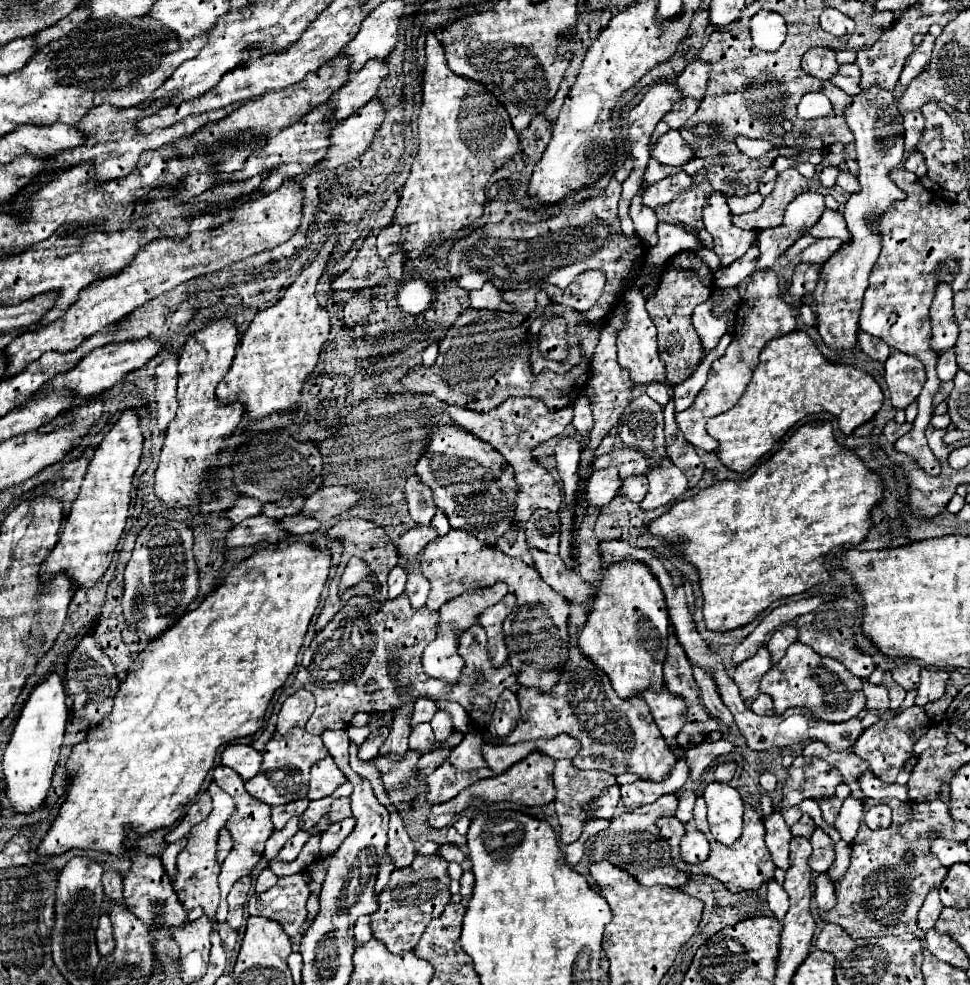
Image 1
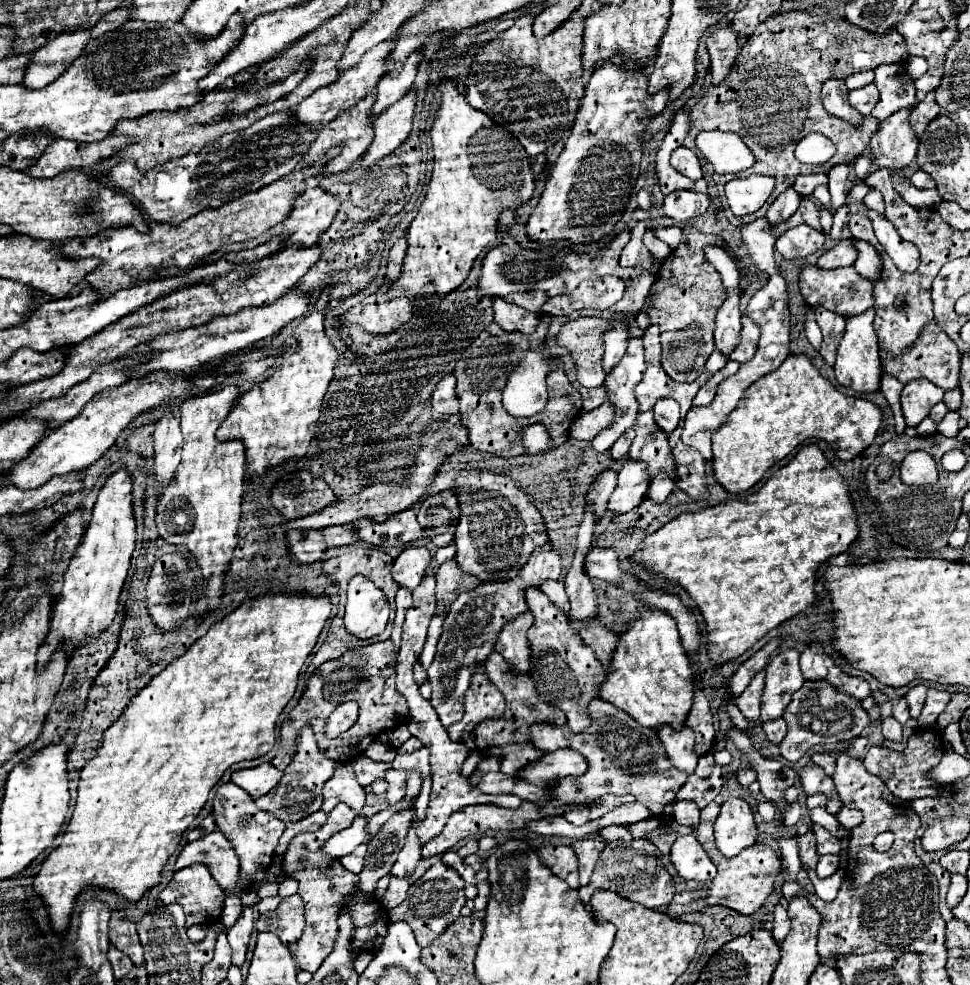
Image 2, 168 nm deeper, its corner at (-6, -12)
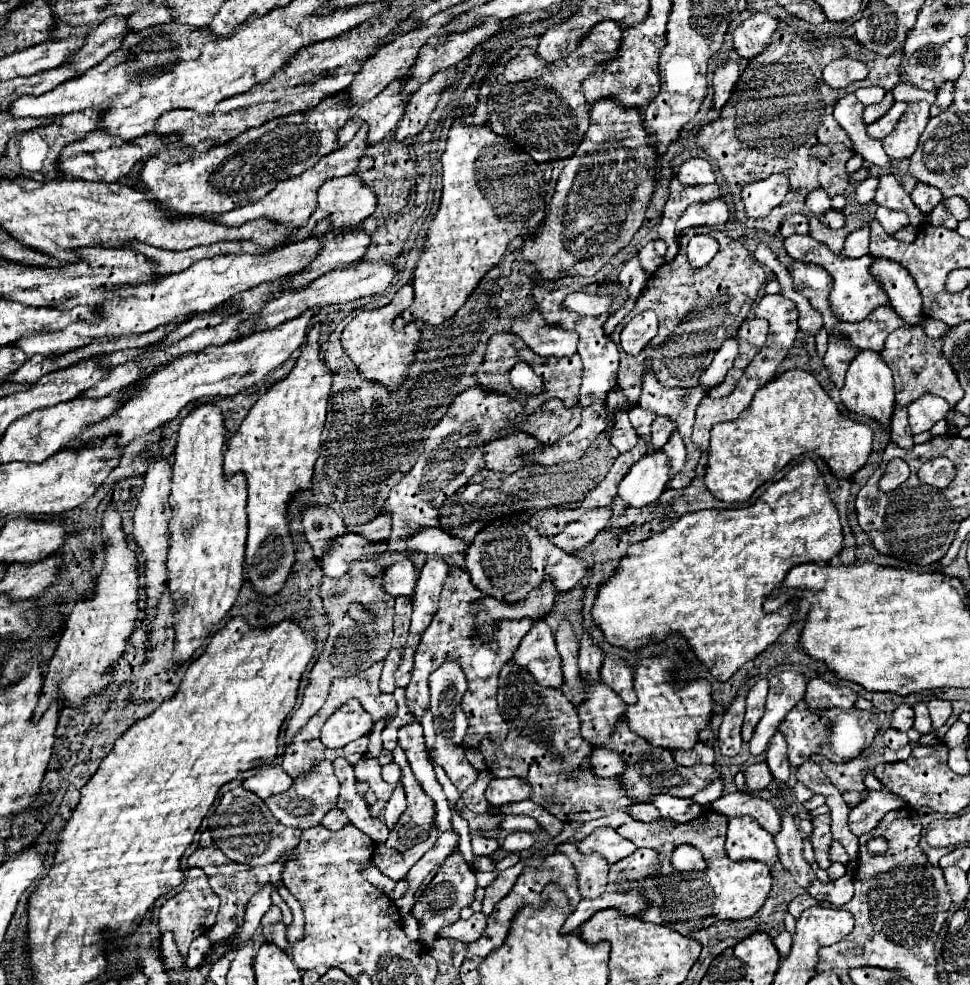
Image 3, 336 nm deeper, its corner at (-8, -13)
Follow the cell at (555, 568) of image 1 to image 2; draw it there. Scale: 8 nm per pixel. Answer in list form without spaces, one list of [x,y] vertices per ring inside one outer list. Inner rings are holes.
[[[595,618],[595,620],[591,620],[591,624],[587,628],[581,630],[581,638],[589,648],[593,648],[599,662],[607,670],[607,662],[611,662],[611,650],[615,650],[617,636],[611,634],[605,626],[601,626],[599,618]]]

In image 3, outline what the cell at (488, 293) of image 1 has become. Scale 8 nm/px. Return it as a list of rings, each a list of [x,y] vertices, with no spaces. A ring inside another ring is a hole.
[[[537,309],[513,319],[511,331],[519,335],[537,355],[569,357],[577,351],[577,333],[549,327]]]

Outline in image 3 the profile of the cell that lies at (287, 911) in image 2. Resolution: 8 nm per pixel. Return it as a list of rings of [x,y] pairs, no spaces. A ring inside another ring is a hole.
[[[283,921],[263,927],[263,935],[265,935],[265,939],[269,943],[275,943],[279,949],[287,949],[289,947],[289,943],[287,943],[287,925]]]

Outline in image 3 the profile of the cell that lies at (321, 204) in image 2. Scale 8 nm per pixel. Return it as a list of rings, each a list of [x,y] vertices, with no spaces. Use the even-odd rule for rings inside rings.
[[[355,175],[329,179],[317,191],[317,211],[329,219],[331,231],[355,229],[375,211],[377,197]]]

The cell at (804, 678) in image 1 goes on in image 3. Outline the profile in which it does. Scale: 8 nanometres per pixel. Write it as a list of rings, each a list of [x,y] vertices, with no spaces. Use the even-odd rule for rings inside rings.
[[[801,699],[783,719],[779,725],[779,731],[785,735],[785,741],[789,745],[789,763],[793,767],[799,767],[803,761],[807,761],[813,753],[825,755],[827,759],[839,763],[849,761],[857,757],[865,747],[871,745],[875,733],[879,729],[877,715],[873,711],[861,711],[861,709],[809,709],[805,699]]]

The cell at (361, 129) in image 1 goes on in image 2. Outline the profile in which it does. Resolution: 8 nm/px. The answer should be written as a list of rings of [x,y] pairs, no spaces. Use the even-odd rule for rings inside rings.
[[[415,88],[407,92],[405,98],[389,106],[383,114],[375,118],[375,138],[367,152],[361,158],[361,164],[373,164],[381,160],[383,156],[391,154],[399,144],[403,144],[411,132],[413,126],[413,114],[415,114],[417,94]]]

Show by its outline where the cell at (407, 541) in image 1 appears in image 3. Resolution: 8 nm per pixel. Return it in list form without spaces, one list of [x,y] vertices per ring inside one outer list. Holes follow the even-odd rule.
[[[403,559],[393,563],[389,569],[385,569],[383,575],[383,583],[385,583],[385,591],[389,591],[389,595],[413,595],[413,587],[419,579],[419,567],[415,567],[411,563],[411,559]]]

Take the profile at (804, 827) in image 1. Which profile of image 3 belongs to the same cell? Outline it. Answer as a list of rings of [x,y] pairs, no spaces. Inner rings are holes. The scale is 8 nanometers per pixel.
[[[839,841],[831,843],[831,847],[829,847],[829,859],[831,861],[839,861],[839,863],[847,863],[849,861],[849,857],[845,853],[845,847]]]

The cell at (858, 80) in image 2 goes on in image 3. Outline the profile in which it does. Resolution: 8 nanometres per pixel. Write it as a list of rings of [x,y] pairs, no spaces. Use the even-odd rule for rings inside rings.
[[[871,85],[871,87],[857,89],[855,95],[857,95],[857,99],[859,99],[863,105],[869,105],[869,103],[875,103],[875,101],[879,103],[879,101],[883,99],[883,95],[885,95],[885,89],[879,87],[879,85]]]

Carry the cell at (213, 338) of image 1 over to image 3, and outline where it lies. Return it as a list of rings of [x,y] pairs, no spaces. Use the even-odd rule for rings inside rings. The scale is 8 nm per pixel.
[[[203,403],[199,407],[195,407],[183,421],[181,421],[181,429],[179,429],[179,437],[177,437],[177,447],[175,447],[175,465],[173,465],[173,489],[169,495],[169,505],[171,505],[171,519],[169,519],[169,557],[167,557],[167,569],[169,569],[169,589],[173,593],[175,605],[177,605],[177,619],[175,619],[175,661],[183,663],[187,661],[207,639],[207,635],[211,633],[211,629],[227,615],[227,611],[231,609],[231,605],[235,603],[241,583],[245,579],[243,575],[243,561],[245,561],[245,539],[247,539],[247,481],[245,475],[239,471],[231,477],[225,477],[223,473],[223,449],[225,449],[225,441],[227,441],[227,429],[225,429],[225,419],[221,409],[215,403]]]

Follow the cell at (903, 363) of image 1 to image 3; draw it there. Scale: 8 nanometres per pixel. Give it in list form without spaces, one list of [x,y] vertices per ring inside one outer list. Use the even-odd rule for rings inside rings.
[[[931,393],[921,395],[917,401],[909,403],[909,425],[913,433],[929,431],[939,419],[945,417],[945,413],[951,409],[951,405]]]

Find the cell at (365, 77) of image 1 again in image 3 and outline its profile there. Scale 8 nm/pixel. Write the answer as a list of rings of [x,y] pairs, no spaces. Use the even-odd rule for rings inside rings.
[[[485,19],[481,25],[463,31],[463,33],[451,33],[449,39],[439,45],[439,47],[431,47],[425,45],[415,61],[415,65],[411,67],[411,75],[405,79],[403,87],[401,87],[401,95],[413,95],[413,91],[417,91],[425,81],[429,81],[429,77],[441,69],[447,69],[451,65],[457,65],[459,61],[463,61],[475,45],[479,45],[481,41],[489,39],[491,35],[495,35],[497,31],[509,27],[509,21],[499,21],[499,19]]]

